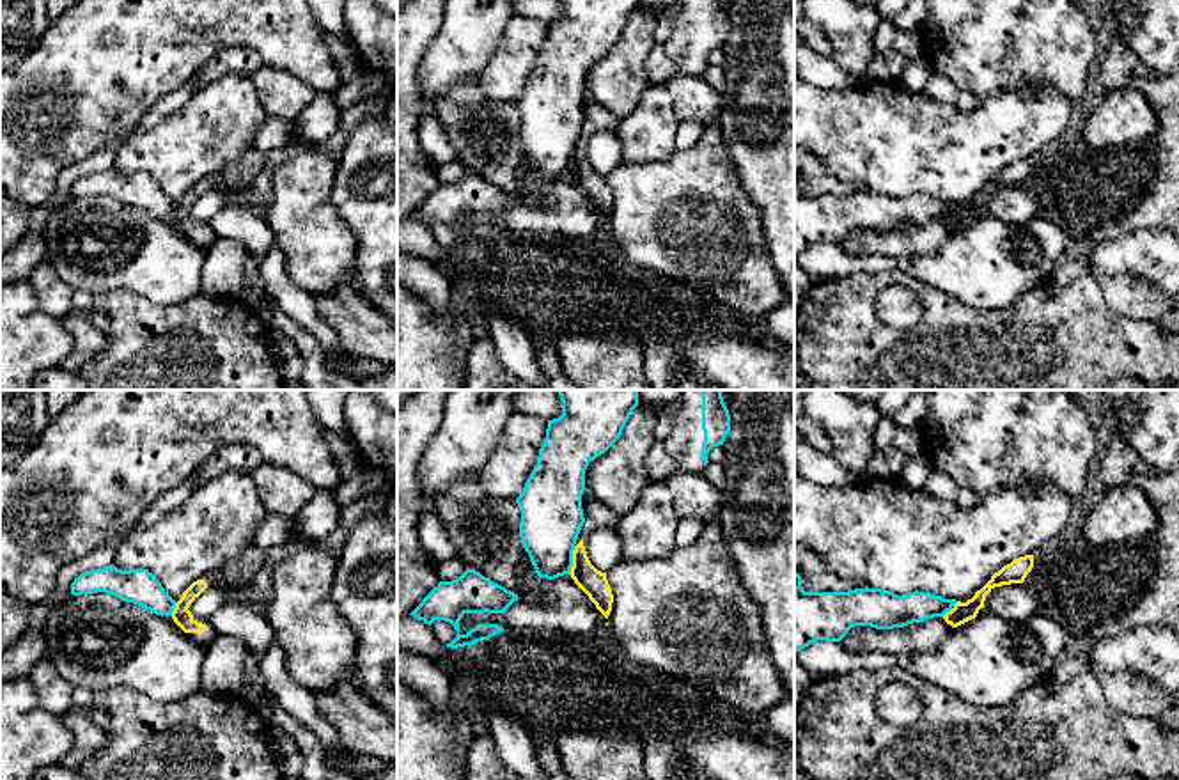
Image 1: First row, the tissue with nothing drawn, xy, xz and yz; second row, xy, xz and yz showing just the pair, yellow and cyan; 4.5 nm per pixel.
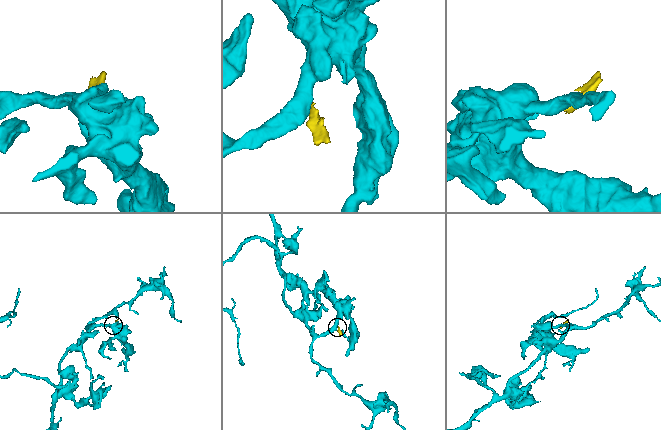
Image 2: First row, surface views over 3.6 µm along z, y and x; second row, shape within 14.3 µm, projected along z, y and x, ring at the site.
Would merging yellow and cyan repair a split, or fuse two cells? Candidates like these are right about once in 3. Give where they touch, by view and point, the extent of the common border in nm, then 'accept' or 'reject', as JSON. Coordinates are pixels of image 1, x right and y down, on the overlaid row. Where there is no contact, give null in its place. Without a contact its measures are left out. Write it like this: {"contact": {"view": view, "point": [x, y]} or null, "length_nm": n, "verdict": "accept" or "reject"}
{"contact": {"view": "xz", "point": [573, 561]}, "length_nm": 130, "verdict": "reject"}

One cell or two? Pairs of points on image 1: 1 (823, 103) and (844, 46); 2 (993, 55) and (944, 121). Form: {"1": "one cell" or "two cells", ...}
{"1": "two cells", "2": "two cells"}

